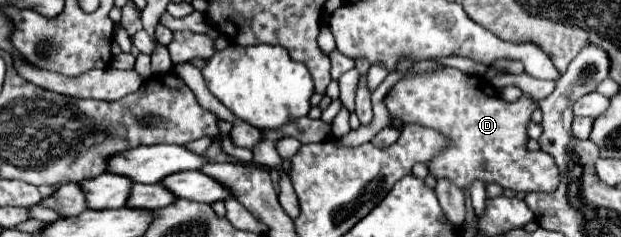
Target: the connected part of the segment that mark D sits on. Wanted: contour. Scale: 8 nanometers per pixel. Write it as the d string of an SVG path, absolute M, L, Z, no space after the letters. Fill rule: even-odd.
M441 68L437 72L423 72L413 76L403 76L387 94L385 104L391 112L393 126L401 128L403 124L423 124L429 128L439 130L441 134L451 138L451 146L435 156L429 162L429 172L435 178L449 178L459 188L469 188L473 180L483 180L485 184L497 182L503 188L511 188L517 192L553 192L559 184L559 172L555 166L555 160L547 156L545 152L529 152L525 148L529 136L527 136L527 122L537 108L537 100L529 94L521 94L517 102L505 102L497 94L497 90L491 86L489 80L481 76L469 76L455 68Z

